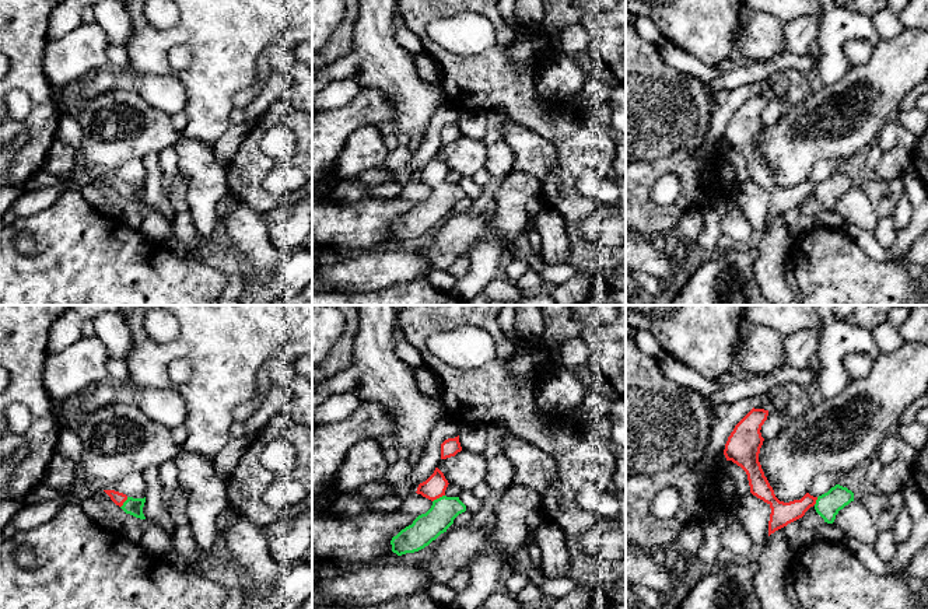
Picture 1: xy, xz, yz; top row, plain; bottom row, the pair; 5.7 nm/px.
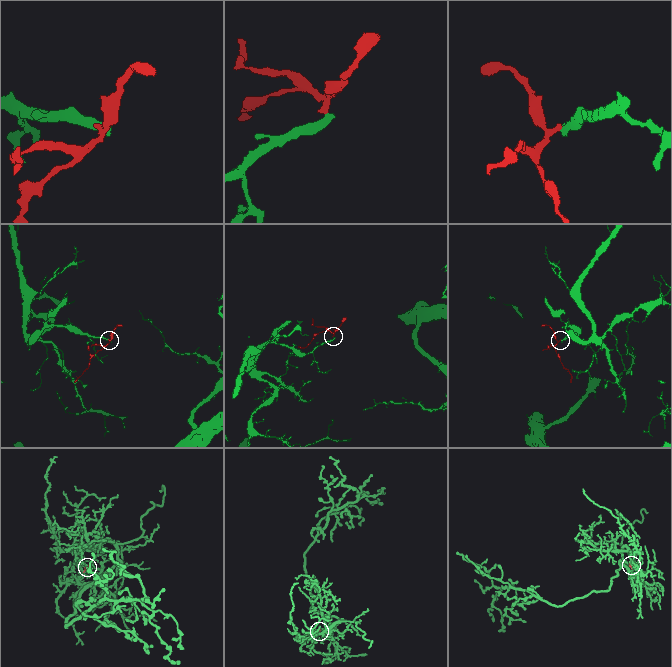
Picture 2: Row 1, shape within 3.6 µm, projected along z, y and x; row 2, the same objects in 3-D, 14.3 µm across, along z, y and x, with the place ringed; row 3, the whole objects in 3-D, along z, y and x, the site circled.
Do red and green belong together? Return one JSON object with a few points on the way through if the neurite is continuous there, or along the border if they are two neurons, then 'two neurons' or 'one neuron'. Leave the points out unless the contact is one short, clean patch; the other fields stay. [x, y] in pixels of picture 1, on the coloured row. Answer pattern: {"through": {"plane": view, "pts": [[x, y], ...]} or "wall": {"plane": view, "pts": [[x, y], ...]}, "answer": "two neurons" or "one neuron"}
{"through": {"plane": "xz", "pts": [[434, 487], [438, 497], [438, 515], [426, 528]]}, "answer": "one neuron"}

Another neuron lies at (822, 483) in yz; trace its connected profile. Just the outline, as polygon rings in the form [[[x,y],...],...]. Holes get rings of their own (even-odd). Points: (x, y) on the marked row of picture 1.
[[[844,472],[841,475],[837,473],[819,473],[815,476],[809,486],[809,494],[813,497],[819,497],[824,493],[827,493],[831,487],[837,484],[837,480],[840,476],[847,475],[850,472]]]

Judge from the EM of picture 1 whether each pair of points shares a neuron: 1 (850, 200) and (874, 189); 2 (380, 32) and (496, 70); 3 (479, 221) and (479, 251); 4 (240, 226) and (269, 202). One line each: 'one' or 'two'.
1: two
2: two
3: two
4: two

